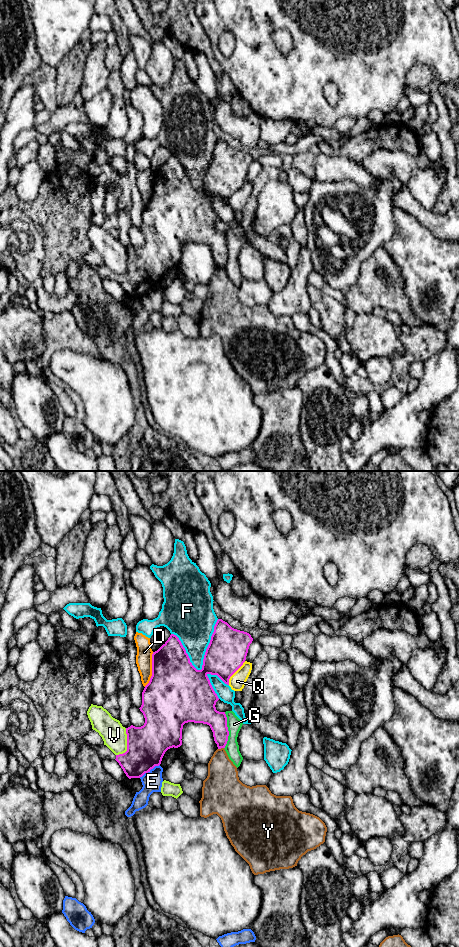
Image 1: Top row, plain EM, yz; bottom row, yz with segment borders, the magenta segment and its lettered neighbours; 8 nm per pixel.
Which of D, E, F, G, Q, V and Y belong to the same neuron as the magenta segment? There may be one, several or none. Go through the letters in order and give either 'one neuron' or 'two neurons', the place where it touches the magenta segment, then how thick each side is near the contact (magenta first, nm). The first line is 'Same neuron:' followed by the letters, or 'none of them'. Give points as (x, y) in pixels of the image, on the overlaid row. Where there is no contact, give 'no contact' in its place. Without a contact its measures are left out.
Same neuron: none of them
D: two neurons; meets magenta in yz at (152, 669); 460 nm thick on the magenta side, 130 nm on the other
E: two neurons; meets magenta in yz at (149, 770); 320 nm thick on the magenta side, 160 nm on the other
F: two neurons; meets magenta in yz at (208, 646); 320 nm thick on the magenta side, 360 nm on the other
G: two neurons; meets magenta in yz at (227, 730); 200 nm thick on the magenta side, 120 nm on the other
Q: two neurons; meets magenta in yz at (234, 672); 320 nm thick on the magenta side, 140 nm on the other
V: two neurons; meets magenta in yz at (127, 744); 320 nm thick on the magenta side, 190 nm on the other
Y: two neurons; meets magenta in yz at (220, 748); 150 nm thick on the magenta side, 240 nm on the other

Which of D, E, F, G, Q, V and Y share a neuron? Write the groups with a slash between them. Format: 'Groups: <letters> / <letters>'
Groups: D / E / F / G / Q / V / Y

